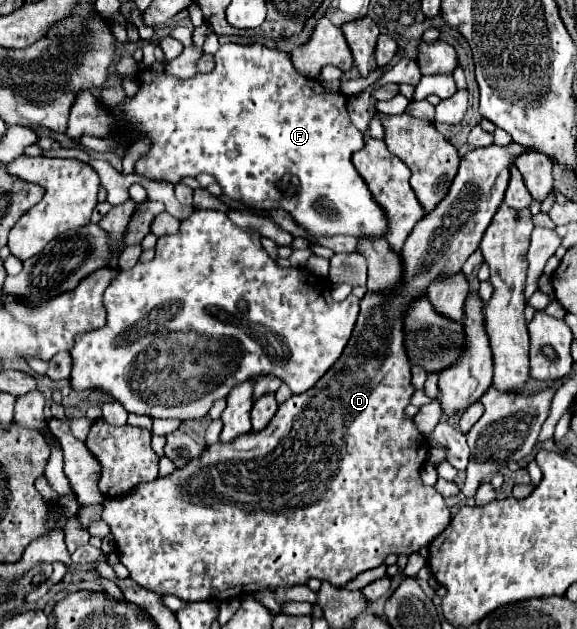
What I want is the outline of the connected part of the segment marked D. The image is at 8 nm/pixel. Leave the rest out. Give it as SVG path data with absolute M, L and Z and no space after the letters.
M511 143L507 147L491 145L483 149L473 149L461 159L459 171L449 187L449 193L431 213L427 213L415 225L415 231L411 231L411 235L407 237L407 243L401 249L401 261L403 261L401 283L389 291L379 291L379 293L367 291L363 295L359 319L355 323L353 335L341 359L335 363L335 367L331 367L331 371L327 371L327 375L323 375L323 379L319 379L315 387L311 387L311 391L305 391L303 395L291 395L285 403L281 403L279 411L275 413L275 417L269 421L265 429L257 433L255 431L243 433L239 439L233 439L231 443L213 443L207 447L207 451L203 451L203 455L199 455L199 459L193 459L191 463L187 463L187 467L175 469L171 475L157 477L149 483L139 483L133 491L129 491L123 497L103 501L101 519L109 523L111 535L119 551L119 561L129 569L131 579L135 583L159 595L175 595L183 601L223 601L223 599L233 599L239 595L255 593L259 589L307 585L309 579L329 581L333 587L343 587L345 583L355 579L359 573L379 567L389 553L395 553L395 555L417 553L421 547L429 545L431 539L443 533L443 529L451 521L451 511L447 509L443 495L435 487L423 485L419 477L421 465L427 461L427 455L429 455L429 441L417 431L413 419L405 415L405 407L411 403L411 395L415 393L415 389L411 385L411 365L407 363L407 353L403 349L403 319L411 303L423 297L435 279L451 277L459 273L467 257L479 247L487 225L491 223L493 215L497 213L497 207L503 201L503 191L507 189L507 183L509 183L509 167L521 151L525 149L517 143Z

